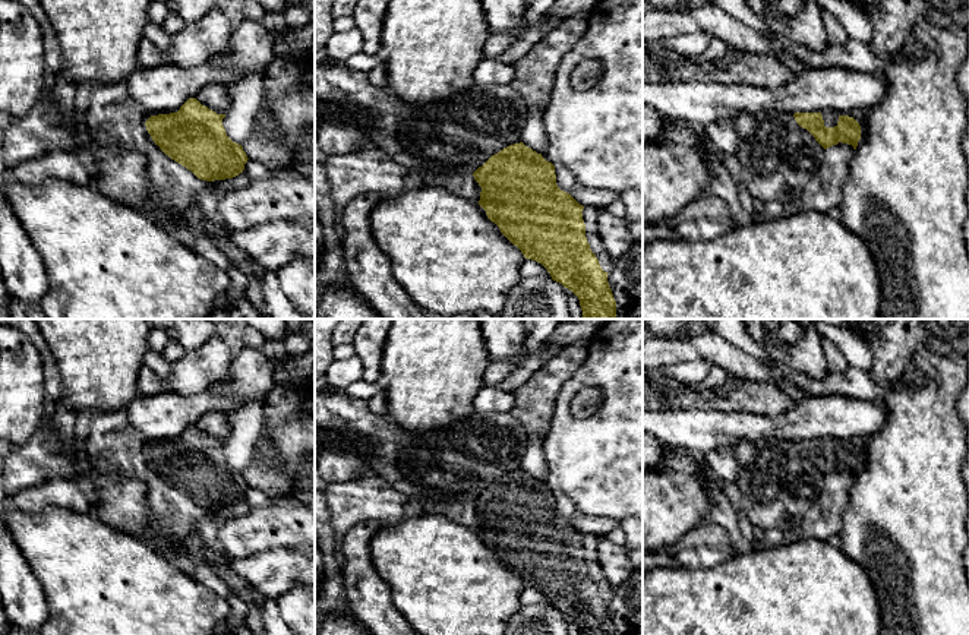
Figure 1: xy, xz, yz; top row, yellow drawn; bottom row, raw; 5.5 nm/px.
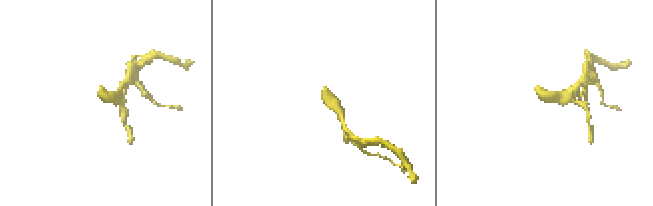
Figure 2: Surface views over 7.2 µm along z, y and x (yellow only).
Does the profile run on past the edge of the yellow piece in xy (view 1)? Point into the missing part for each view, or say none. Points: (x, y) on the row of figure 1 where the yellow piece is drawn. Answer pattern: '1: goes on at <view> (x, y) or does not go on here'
1: does not go on here

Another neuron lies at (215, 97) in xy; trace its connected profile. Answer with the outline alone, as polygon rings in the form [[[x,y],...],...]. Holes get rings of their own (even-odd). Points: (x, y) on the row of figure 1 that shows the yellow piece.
[[[208,85],[195,98],[217,114],[225,114],[230,105],[230,95],[224,85]]]

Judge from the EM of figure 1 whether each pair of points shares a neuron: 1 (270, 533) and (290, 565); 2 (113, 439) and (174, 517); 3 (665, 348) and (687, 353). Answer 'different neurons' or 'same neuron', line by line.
1: different neurons
2: same neuron
3: same neuron

